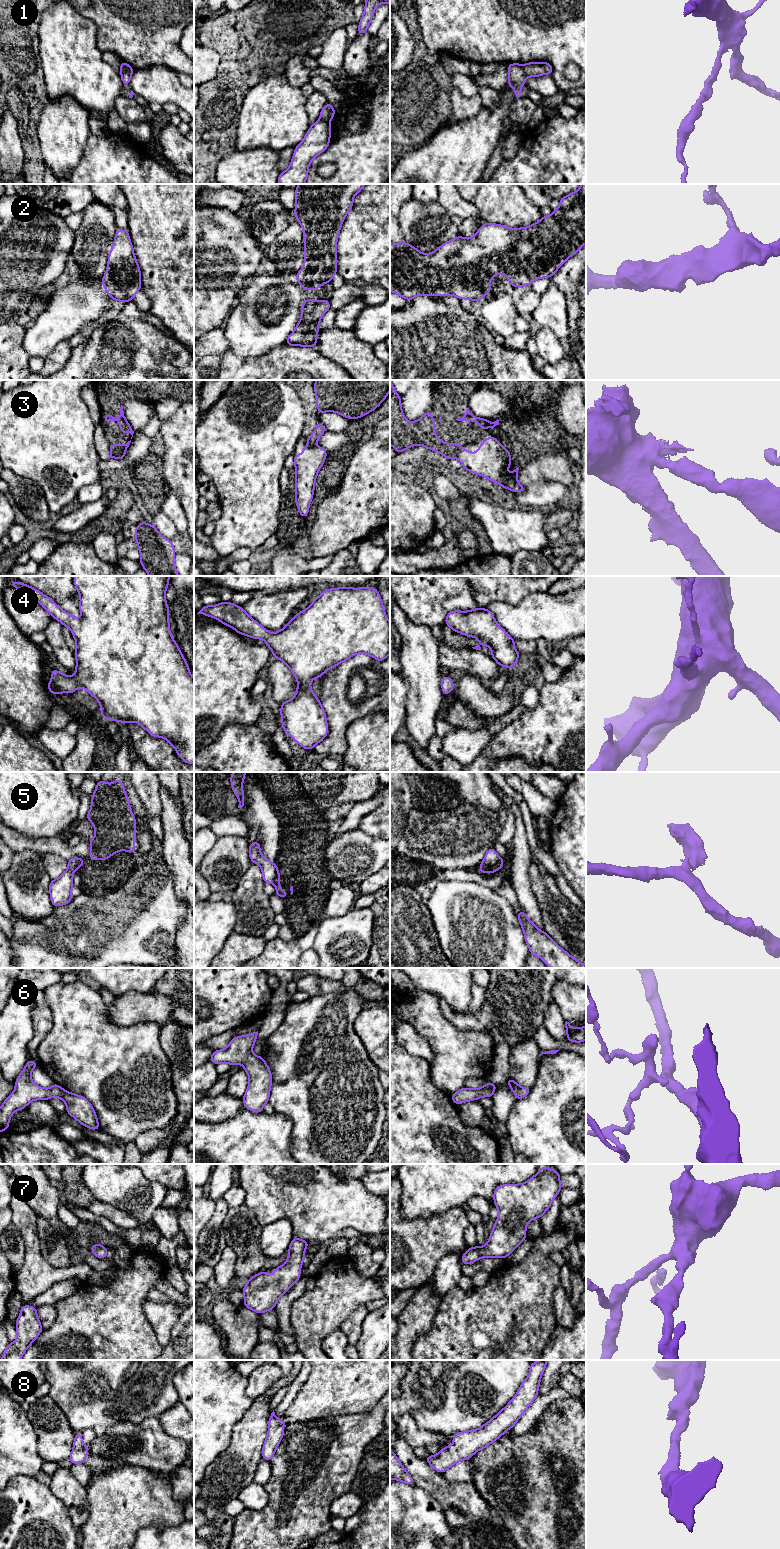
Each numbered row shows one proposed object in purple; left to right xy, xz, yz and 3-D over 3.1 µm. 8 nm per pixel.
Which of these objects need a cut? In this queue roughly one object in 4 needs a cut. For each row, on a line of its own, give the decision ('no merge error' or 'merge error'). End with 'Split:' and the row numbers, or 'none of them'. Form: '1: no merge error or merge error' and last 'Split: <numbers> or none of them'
1: merge error
2: no merge error
3: no merge error
4: no merge error
5: merge error
6: no merge error
7: no merge error
8: no merge error
Split: 1, 5

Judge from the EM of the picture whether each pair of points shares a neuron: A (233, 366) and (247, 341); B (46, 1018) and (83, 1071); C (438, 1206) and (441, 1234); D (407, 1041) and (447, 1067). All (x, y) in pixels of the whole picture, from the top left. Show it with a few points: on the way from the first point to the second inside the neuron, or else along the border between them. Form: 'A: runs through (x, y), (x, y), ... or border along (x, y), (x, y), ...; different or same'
A: border along (229, 351), (243, 358), (257, 358), (261, 356); different
B: border along (48, 1003), (52, 1014), (52, 1027), (38, 1046); different
C: border along (461, 1206), (453, 1206), (444, 1212), (416, 1218); different
D: border along (422, 1037), (434, 1054), (434, 1059), (430, 1063); different

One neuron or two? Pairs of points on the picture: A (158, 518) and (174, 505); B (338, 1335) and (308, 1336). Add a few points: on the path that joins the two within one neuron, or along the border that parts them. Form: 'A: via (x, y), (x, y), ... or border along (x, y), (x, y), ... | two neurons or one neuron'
A: border along (160, 510), (172, 522), (177, 532) | two neurons
B: border along (339, 1328), (332, 1331), (323, 1340), (322, 1349) | two neurons

